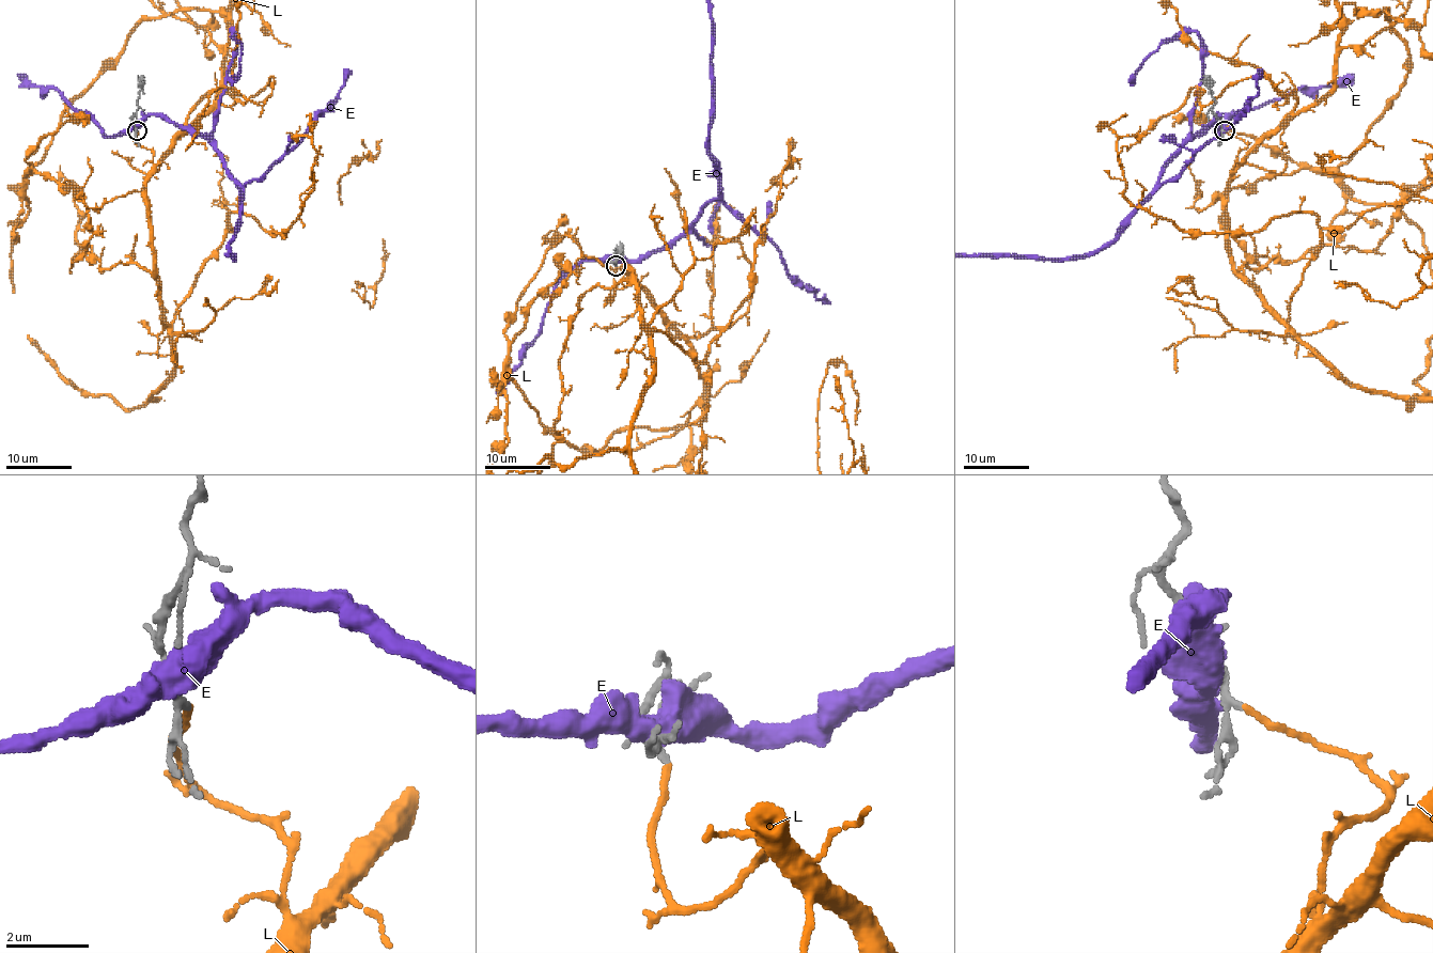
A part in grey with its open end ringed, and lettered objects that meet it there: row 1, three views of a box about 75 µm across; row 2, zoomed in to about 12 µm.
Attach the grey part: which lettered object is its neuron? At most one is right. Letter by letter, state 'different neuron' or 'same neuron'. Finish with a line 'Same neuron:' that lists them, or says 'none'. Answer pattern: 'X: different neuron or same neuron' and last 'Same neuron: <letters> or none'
E: different neuron
L: same neuron
Same neuron: L

